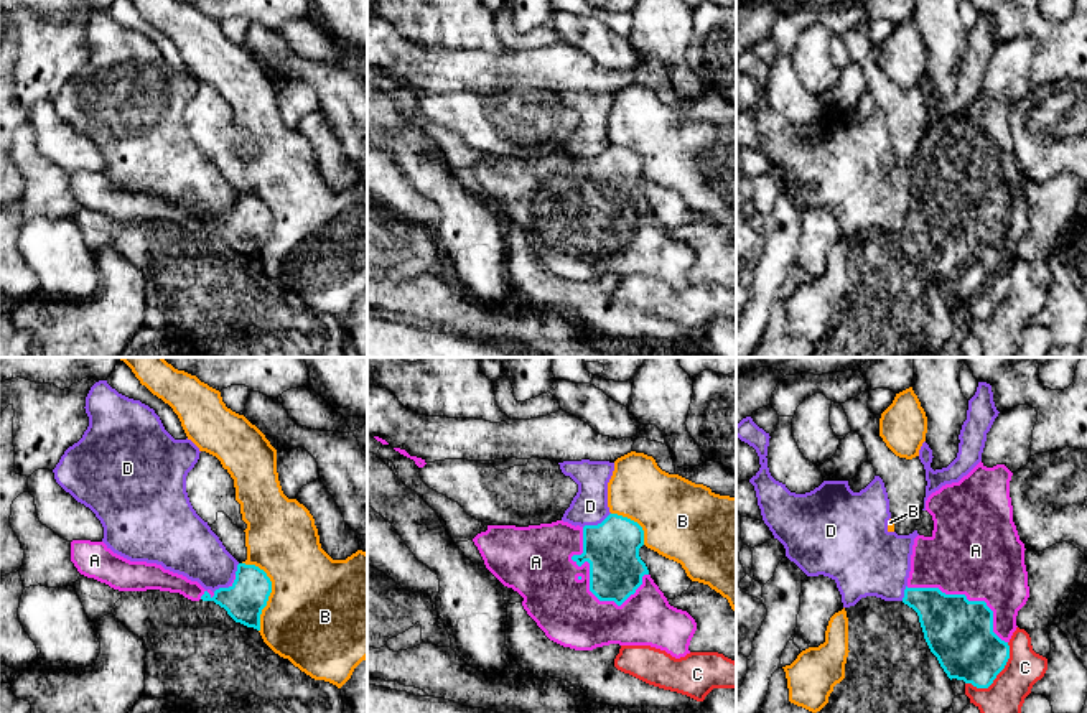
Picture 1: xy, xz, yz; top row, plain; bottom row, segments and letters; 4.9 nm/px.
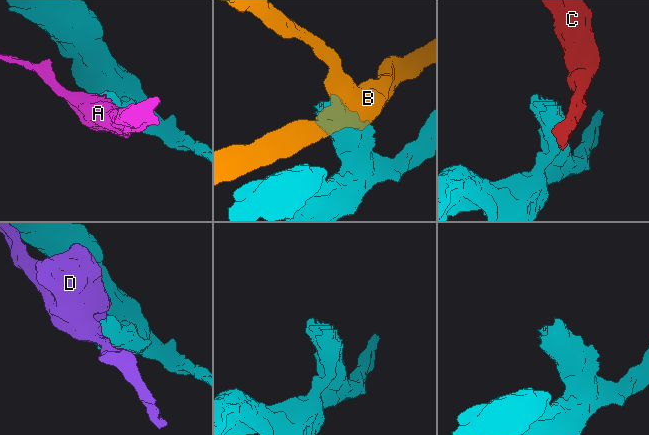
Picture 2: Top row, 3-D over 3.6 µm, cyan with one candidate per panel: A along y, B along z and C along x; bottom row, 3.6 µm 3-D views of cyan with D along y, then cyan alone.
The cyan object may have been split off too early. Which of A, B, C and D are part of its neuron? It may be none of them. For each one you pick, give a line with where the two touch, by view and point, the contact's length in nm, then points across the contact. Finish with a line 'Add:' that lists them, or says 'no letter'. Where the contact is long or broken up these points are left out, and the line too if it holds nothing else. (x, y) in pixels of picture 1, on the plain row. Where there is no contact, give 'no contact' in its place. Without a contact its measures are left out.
A: meets cyan in xz at (590, 196); contact 440 nm long
Add: A

